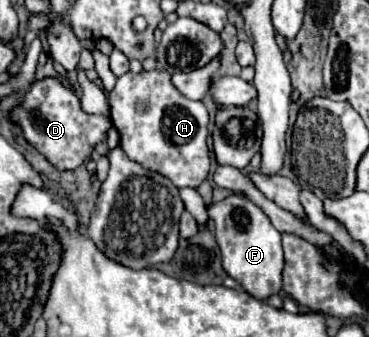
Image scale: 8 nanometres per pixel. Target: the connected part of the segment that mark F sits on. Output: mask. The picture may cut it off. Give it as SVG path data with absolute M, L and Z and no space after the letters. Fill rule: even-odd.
M229 195L227 199L209 205L209 217L215 225L215 239L221 249L221 263L249 295L267 301L283 287L283 249L281 233L271 225L269 217L253 205L245 195Z

